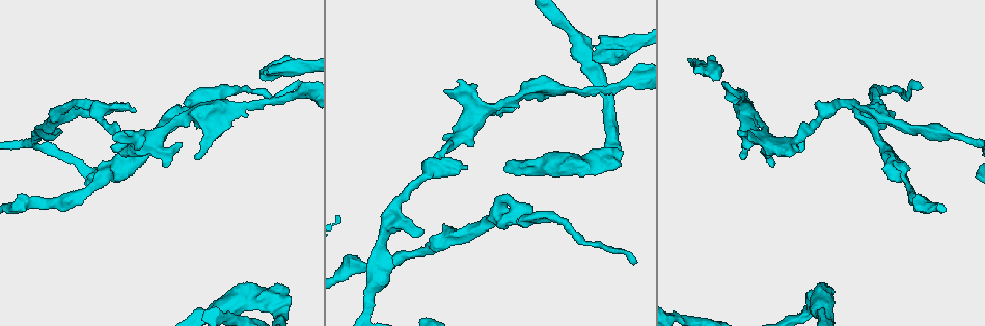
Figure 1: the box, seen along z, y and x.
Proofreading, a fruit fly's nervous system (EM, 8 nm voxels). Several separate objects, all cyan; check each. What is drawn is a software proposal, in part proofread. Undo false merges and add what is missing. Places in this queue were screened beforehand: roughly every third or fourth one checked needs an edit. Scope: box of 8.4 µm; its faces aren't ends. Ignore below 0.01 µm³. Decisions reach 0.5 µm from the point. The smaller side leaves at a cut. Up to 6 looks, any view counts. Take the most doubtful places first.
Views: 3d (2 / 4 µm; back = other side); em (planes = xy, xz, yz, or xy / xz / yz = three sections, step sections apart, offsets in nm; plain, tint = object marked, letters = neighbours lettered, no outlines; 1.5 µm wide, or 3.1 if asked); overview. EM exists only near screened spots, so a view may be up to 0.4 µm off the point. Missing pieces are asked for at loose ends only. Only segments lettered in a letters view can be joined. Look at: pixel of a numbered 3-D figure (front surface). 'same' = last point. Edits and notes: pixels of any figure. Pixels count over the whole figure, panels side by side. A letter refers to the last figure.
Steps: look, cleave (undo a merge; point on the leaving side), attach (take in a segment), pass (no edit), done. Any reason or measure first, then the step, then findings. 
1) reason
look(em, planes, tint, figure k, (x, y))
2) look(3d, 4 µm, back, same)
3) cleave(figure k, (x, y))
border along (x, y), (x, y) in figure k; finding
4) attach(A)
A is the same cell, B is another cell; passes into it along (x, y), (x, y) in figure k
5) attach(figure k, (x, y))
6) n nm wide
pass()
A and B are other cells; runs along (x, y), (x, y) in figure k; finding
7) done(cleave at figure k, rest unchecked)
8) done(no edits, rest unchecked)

branch stops here
look(3d, 2 µm, figure 1, (444, 92))

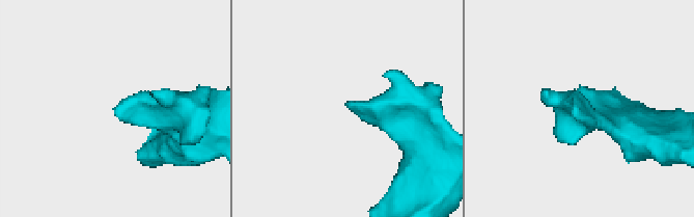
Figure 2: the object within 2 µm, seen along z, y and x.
look(em, xz, step 4, letters, figure 2, (123, 101))

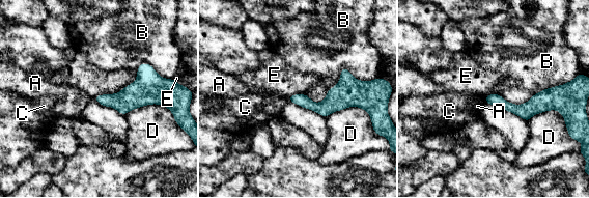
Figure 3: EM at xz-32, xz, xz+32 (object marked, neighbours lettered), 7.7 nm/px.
pass()
A, B, C, D and E are other cells; runs along (558, 91), (531, 108), (487, 100) in figure 3; no lettered segment goes on from it

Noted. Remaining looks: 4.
look(em, planes, tint, figure 1, (240, 106))

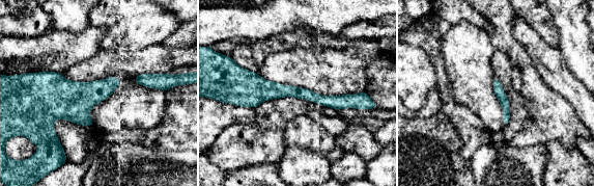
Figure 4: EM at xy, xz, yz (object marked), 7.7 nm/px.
look(em, planes, letters, same)

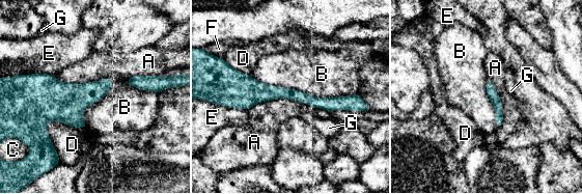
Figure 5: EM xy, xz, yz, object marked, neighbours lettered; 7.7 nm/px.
pass()
A, B, C, D, E, F and G are other cells; runs along (228, 89), (353, 100) in figure 5; all the same neuron

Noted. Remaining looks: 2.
thick turns thin
look(3d, 4 µm, figure 1, (303, 67))

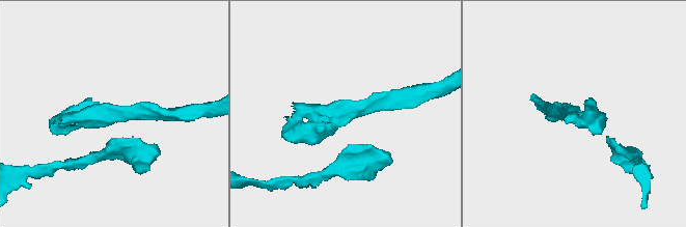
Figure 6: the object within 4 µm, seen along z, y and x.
shape alone is not enough
look(em, planes, letters, figure 6, (113, 118))

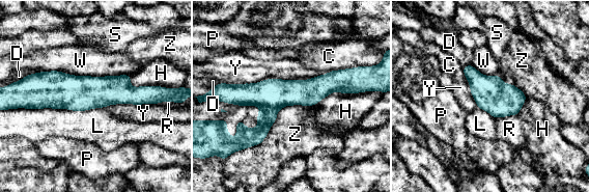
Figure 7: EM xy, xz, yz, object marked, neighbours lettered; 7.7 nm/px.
pass()
C, D, H, L, P, R, S, W, Y and Z are other cells; runs along (31, 97), (127, 93), (153, 101) in figure 7; continuous, no second neuron

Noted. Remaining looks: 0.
done(no edits, rest unchecked)

